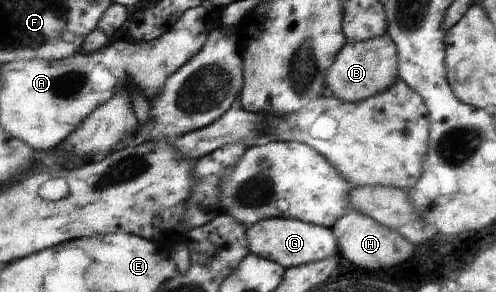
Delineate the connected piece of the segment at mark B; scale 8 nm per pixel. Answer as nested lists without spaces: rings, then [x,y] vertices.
[[[386,34],[365,42],[346,41],[346,45],[335,58],[334,65],[325,74],[330,95],[342,99],[343,102],[361,102],[377,97],[397,82],[397,52],[394,40]]]

